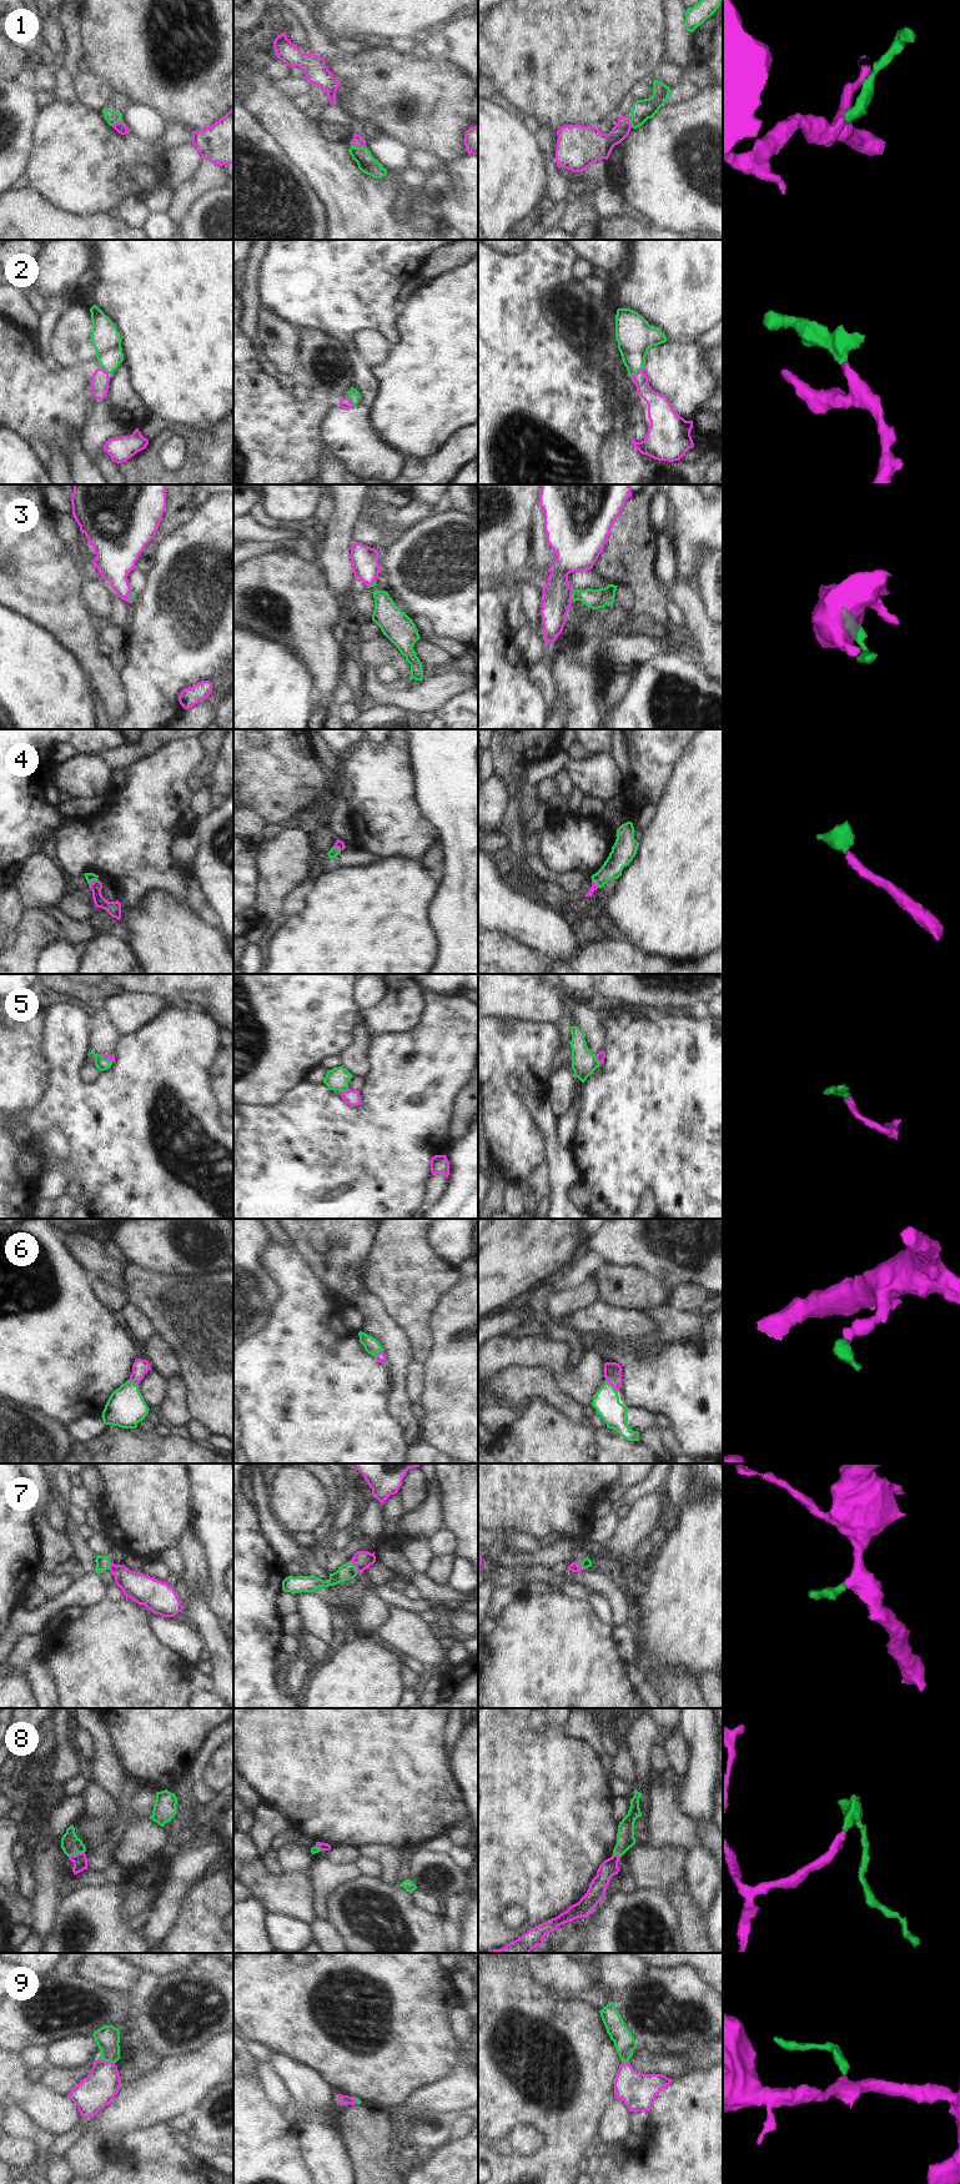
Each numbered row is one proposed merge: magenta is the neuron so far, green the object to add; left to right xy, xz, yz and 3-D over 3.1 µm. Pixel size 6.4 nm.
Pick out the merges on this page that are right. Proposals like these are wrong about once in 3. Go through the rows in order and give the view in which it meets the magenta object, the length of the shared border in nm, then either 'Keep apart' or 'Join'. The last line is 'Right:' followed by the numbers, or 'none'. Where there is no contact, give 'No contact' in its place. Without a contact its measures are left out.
1: Touches magenta in xz. Shared border 100 nm. Join
2: Touches magenta in yz. Shared border 110 nm. Join
3: Touches magenta in yz. Shared border 80 nm. Join
4: Touches magenta in xy. Shared border 70 nm. Join
5: Touches magenta in xz. Shared border 50 nm. Join
6: Touches magenta in yz. Shared border 120 nm. Join
7: Touches magenta in xz. Shared border 90 nm. Join
8: Touches magenta in xy. Shared border 120 nm. Keep apart
9: Touches magenta in xy. Shared border 110 nm. Join
Right: 1, 2, 3, 4, 5, 6, 7, 9

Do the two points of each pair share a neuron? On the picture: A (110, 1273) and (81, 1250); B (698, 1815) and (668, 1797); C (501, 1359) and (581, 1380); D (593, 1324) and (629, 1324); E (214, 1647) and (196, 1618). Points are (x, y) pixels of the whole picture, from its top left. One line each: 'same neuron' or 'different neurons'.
A: same neuron
B: different neurons
C: same neuron
D: same neuron
E: same neuron

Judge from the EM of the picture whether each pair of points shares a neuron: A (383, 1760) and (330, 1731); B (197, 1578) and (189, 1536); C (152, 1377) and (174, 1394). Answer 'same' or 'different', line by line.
A: same
B: same
C: different

